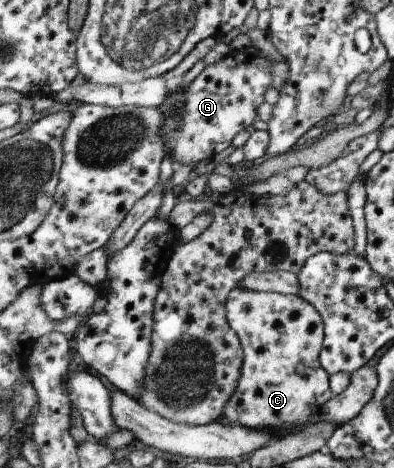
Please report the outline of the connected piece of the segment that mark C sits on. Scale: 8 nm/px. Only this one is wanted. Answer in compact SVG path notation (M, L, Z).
M240 286L230 293L226 307L229 324L241 336L245 358L237 390L218 421L251 430L281 430L286 435L301 432L312 424L313 416L321 413L325 403L336 396L331 385L331 375L321 362L321 351L325 346L325 321L321 312L298 294L257 292Z

